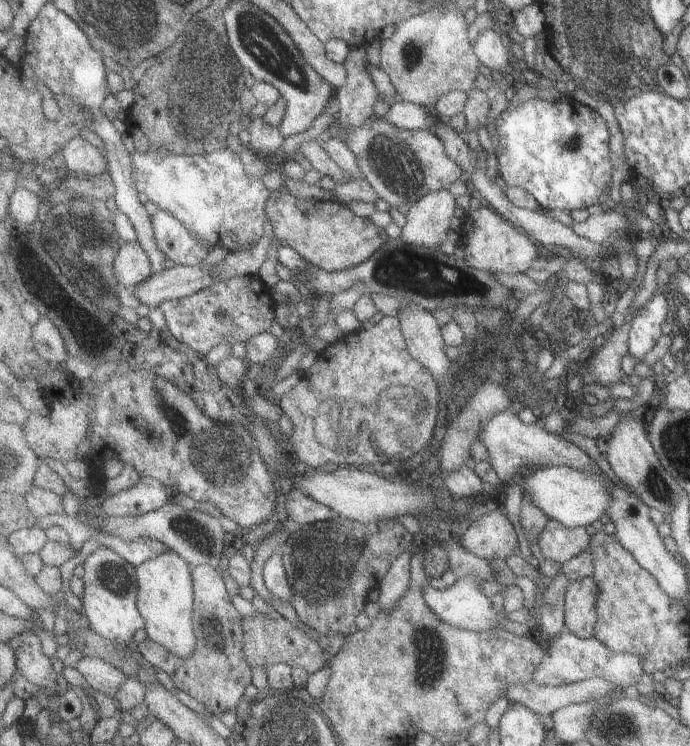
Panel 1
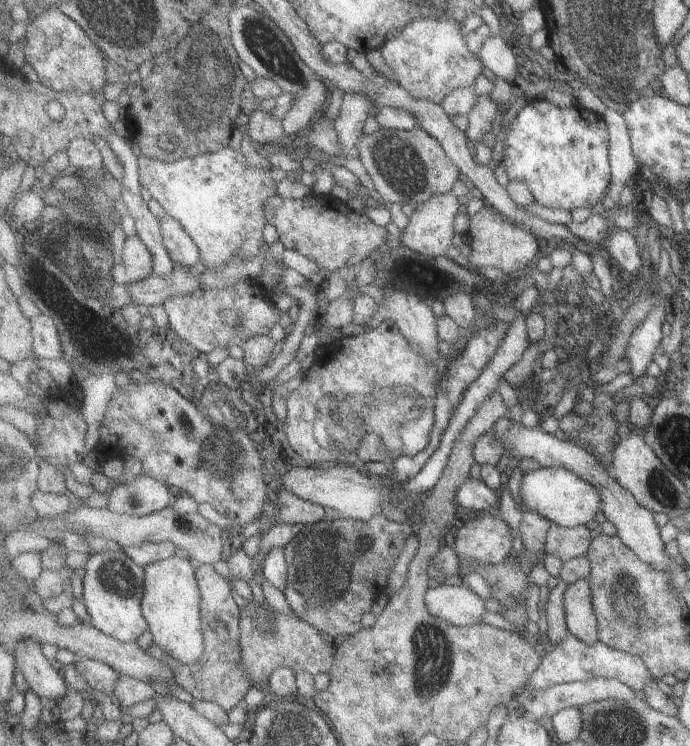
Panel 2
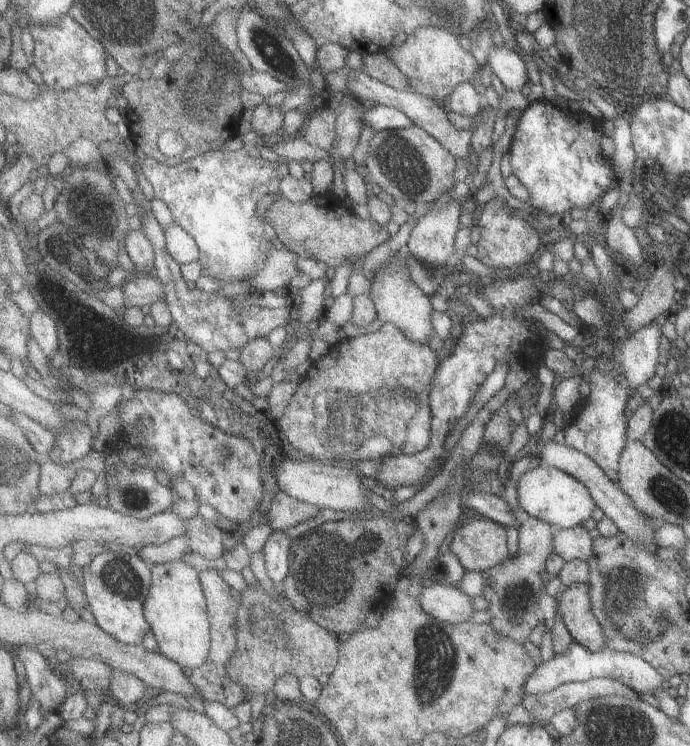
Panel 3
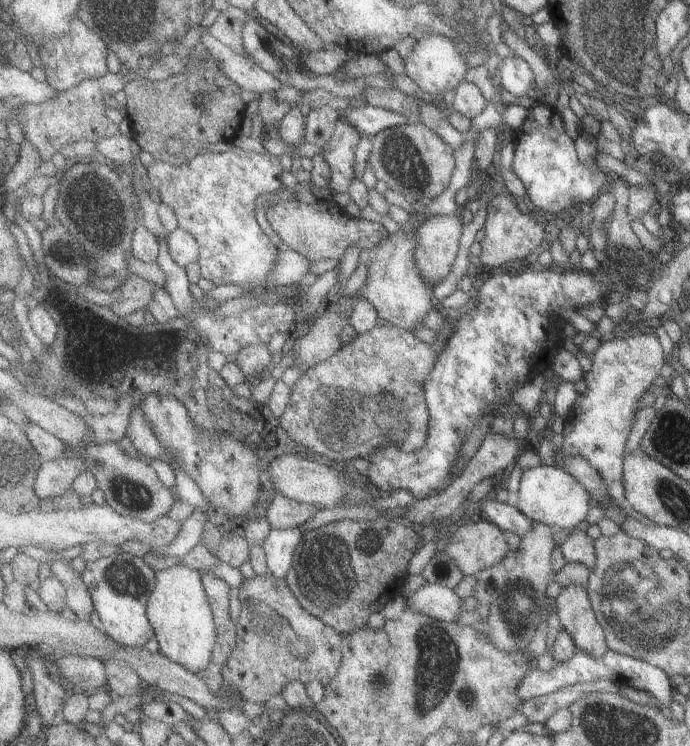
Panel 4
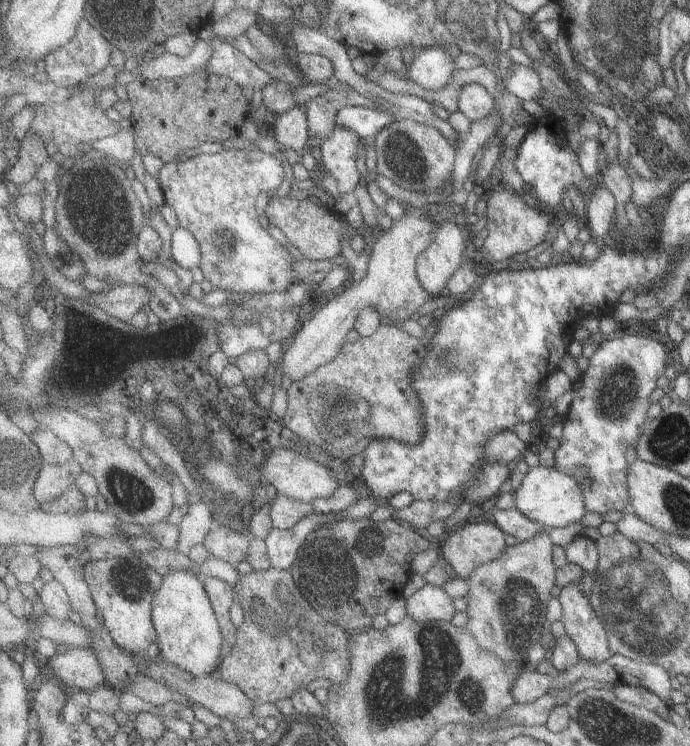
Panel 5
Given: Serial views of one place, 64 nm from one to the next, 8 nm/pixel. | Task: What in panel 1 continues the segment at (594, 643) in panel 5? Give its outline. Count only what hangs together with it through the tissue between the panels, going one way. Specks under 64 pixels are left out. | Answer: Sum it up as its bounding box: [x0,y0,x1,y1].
[565,576,599,638]

